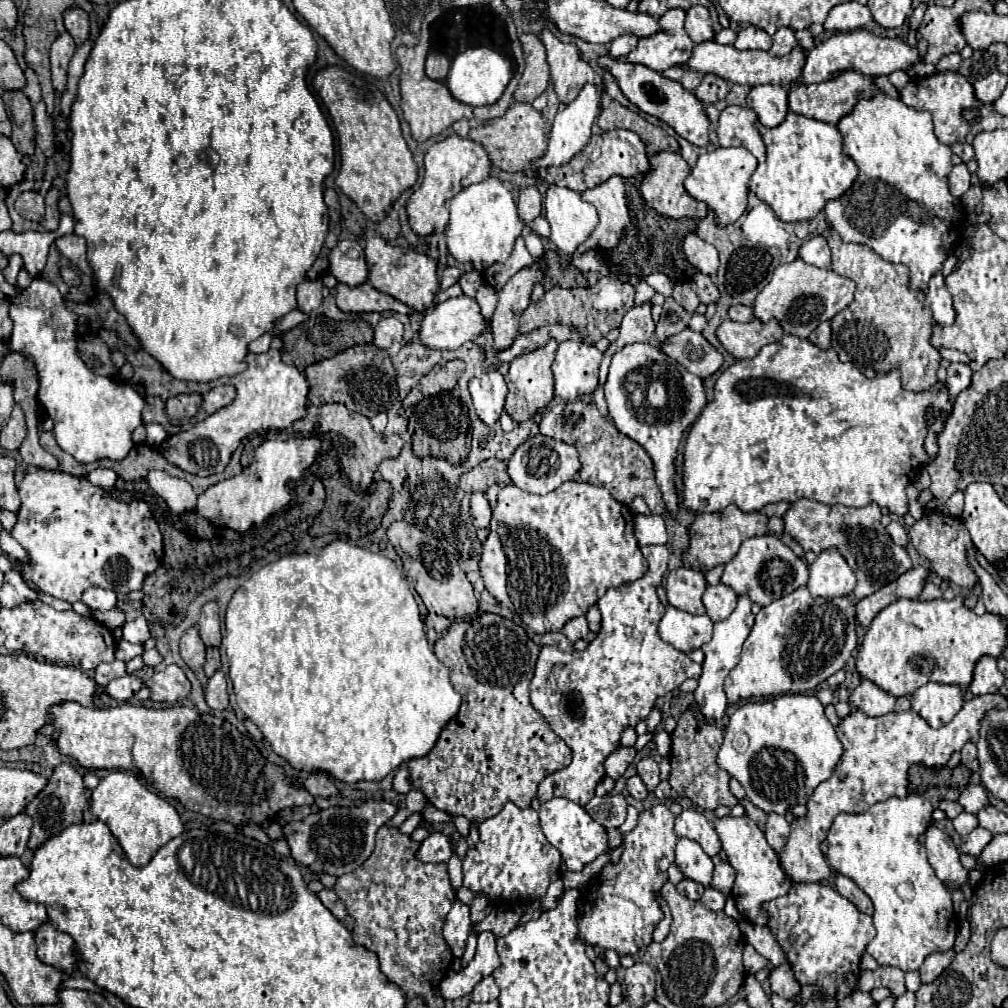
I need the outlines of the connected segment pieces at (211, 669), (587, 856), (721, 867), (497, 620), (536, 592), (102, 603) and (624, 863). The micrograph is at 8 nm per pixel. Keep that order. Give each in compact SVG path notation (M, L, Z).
M207 649L207 661L203 665L203 671L207 677L213 677L213 673L219 669L221 661L219 661L219 649Z
M555 797L547 803L543 803L539 809L539 817L541 817L541 829L547 837L547 841L561 851L563 861L569 871L581 871L587 863L595 861L597 855L609 851L609 837L607 837L605 827L599 825L597 821L593 821L581 805L577 805L569 799Z
M723 861L723 863L715 865L715 871L713 871L713 887L715 889L729 895L731 887L733 887L733 881L735 881L735 869L729 863Z
M485 613L467 621L451 623L447 633L435 643L437 659L449 669L451 685L463 697L459 715L447 723L439 735L437 745L425 757L407 763L413 787L421 791L429 803L449 813L451 817L463 815L473 823L497 815L507 801L525 809L537 795L537 785L551 773L563 769L571 761L571 749L557 737L549 723L529 701L529 683L539 657L539 647L529 639L525 629L501 615Z
M567 481L547 495L533 495L511 483L497 495L479 569L487 591L517 613L533 633L543 635L545 631L561 631L569 619L585 615L607 589L641 578L647 571L647 561L643 559L633 535L633 513L627 505L615 501L605 487Z
M93 587L93 589L87 589L83 593L83 599L81 599L91 611L109 611L115 607L117 603L117 595L111 591L111 589L101 589L101 587Z
M665 803L653 805L639 815L637 827L623 837L625 851L619 863L607 863L599 877L585 891L583 905L577 915L579 939L601 949L613 949L619 955L633 955L651 943L655 925L663 919L657 893L667 881L667 867L675 861L677 835L673 831L673 813Z

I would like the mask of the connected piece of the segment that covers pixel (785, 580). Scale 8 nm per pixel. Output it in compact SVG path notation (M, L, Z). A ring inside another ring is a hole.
M763 535L763 537L751 537L741 543L741 549L737 555L725 565L725 573L721 577L721 583L729 585L737 595L747 595L751 603L757 605L769 605L771 601L779 599L783 591L789 585L789 593L807 585L809 567L803 559L799 559L783 541L779 541L775 535Z

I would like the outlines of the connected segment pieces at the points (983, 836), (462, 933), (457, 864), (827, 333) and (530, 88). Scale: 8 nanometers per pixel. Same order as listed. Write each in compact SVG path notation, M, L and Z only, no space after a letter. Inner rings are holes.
M977 827L977 829L973 829L971 833L967 833L967 835L963 837L961 853L967 853L967 855L977 857L977 855L987 847L989 841L991 841L991 833L989 833L987 829Z
M455 901L453 909L447 915L445 927L443 927L445 941L449 943L455 957L463 955L471 927L473 927L473 923L469 919L469 905L465 905L461 901Z
M453 855L451 861L449 861L449 877L451 877L453 889L457 891L461 887L461 883L463 883L463 869L461 869L461 861L459 861L457 855Z
M829 321L821 323L811 335L809 335L809 341L819 345L821 349L829 349L831 347L831 327L829 327Z
M525 33L519 37L519 41L525 55L525 71L519 79L513 99L517 103L531 103L545 91L549 83L549 65L545 61L545 47L537 35Z

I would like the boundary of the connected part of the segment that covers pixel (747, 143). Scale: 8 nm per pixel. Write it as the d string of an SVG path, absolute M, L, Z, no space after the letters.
M729 105L719 115L717 135L721 147L745 147L759 161L765 161L765 145L761 141L759 131L755 129L757 115L749 107Z

